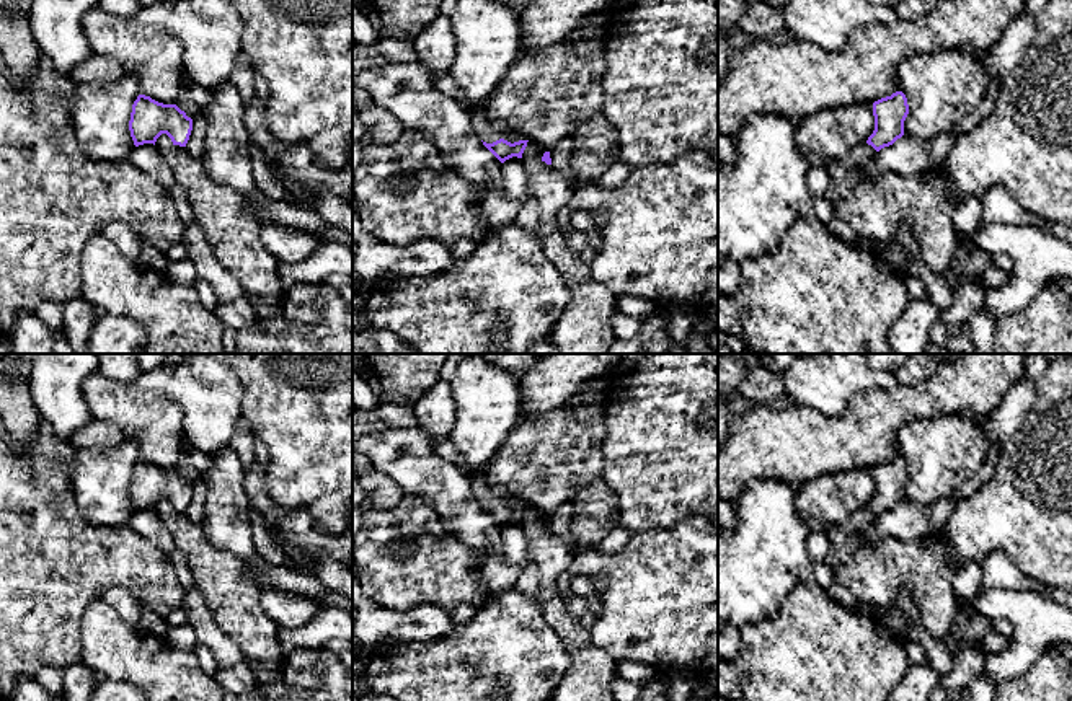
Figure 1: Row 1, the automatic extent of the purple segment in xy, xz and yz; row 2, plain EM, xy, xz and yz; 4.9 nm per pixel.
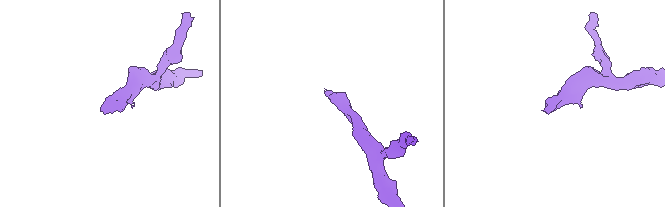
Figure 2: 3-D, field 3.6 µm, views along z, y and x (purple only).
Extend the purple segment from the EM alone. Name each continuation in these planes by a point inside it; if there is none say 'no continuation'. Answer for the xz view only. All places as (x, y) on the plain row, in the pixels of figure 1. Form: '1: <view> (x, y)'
1: xz (488, 496)

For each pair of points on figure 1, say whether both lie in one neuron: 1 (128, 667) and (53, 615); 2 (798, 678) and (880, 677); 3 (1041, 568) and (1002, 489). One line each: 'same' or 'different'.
1: different
2: same
3: same

